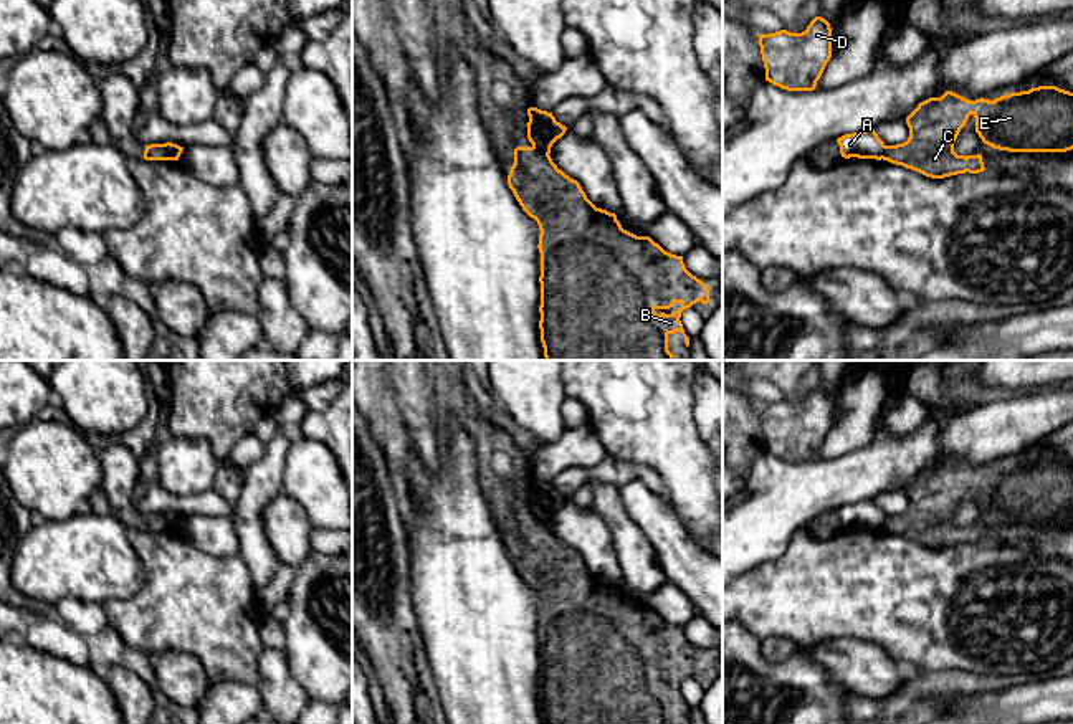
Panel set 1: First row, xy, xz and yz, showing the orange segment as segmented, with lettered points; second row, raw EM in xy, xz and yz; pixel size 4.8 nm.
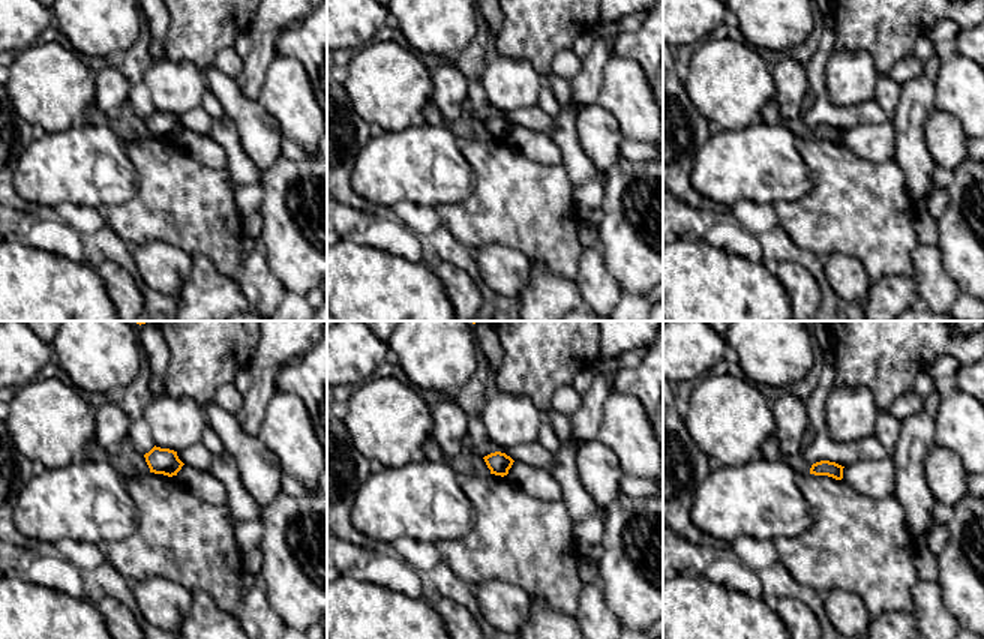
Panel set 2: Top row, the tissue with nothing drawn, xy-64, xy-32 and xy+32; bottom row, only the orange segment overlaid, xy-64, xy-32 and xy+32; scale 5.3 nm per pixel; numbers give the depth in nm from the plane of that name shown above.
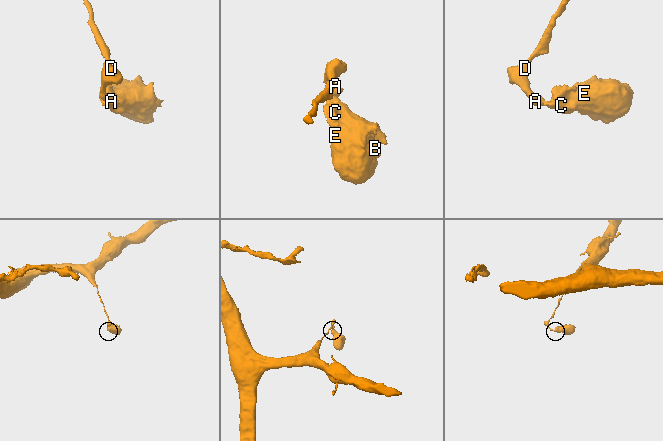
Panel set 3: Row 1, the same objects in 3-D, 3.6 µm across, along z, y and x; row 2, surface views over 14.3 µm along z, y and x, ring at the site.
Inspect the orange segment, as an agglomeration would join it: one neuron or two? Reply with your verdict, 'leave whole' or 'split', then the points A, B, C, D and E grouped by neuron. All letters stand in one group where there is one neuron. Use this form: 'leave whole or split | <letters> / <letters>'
split | A D / B C E

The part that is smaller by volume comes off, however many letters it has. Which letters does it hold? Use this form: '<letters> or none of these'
B, C, E

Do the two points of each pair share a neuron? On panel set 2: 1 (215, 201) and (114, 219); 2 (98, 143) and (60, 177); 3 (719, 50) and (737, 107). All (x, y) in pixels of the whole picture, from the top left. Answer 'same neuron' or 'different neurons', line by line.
1: same neuron
2: same neuron
3: same neuron

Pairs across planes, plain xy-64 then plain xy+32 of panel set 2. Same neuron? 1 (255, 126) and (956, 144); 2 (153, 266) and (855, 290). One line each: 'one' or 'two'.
1: one
2: one

